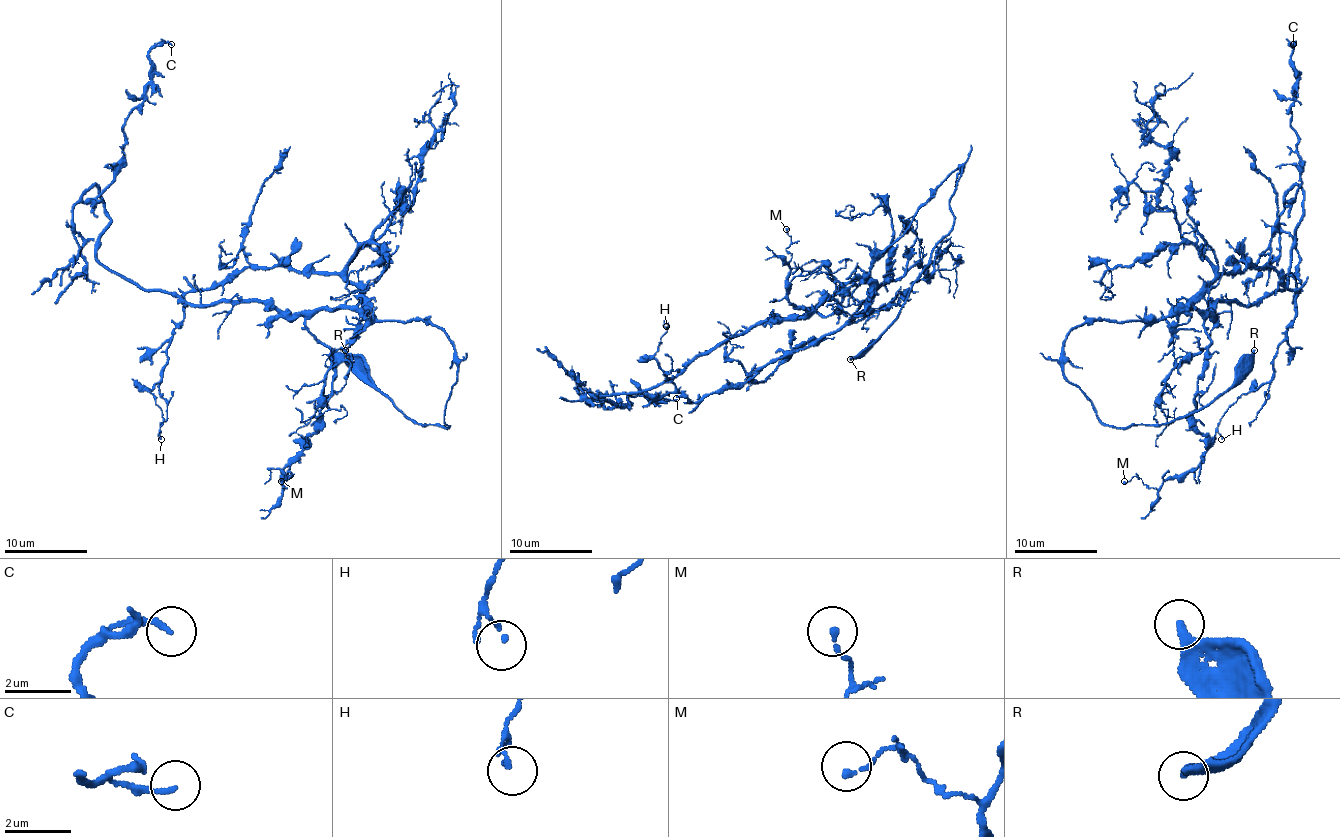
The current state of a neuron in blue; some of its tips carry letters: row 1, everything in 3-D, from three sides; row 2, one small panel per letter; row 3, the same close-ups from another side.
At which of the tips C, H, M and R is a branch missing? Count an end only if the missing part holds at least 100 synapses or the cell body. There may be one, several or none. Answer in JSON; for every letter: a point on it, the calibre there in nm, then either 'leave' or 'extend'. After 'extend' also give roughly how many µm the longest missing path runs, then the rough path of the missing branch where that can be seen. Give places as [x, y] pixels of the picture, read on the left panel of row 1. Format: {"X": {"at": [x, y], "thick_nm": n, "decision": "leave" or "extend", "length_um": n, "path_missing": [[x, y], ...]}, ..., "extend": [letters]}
{"C": {"at": [171, 44], "thick_nm": 130, "decision": "leave"}, "H": {"at": [161, 439], "thick_nm": 110, "decision": "leave"}, "M": {"at": [281, 481], "thick_nm": 150, "decision": "leave"}, "R": {"at": [345, 350], "thick_nm": 320, "decision": "extend", "length_um": 5, "path_missing": [[345, 350], [347, 328], [337, 328]]}, "extend": ["R"]}

